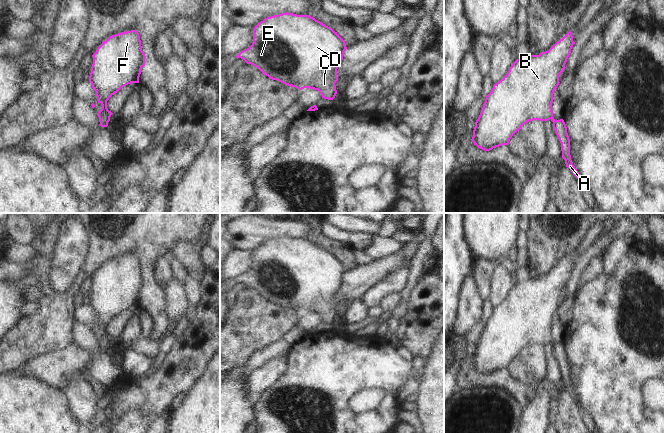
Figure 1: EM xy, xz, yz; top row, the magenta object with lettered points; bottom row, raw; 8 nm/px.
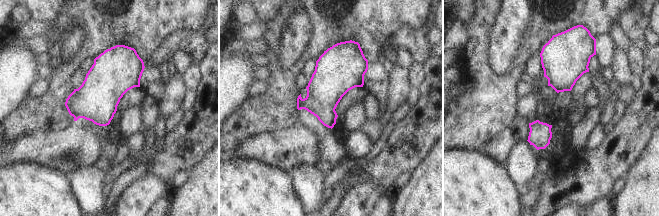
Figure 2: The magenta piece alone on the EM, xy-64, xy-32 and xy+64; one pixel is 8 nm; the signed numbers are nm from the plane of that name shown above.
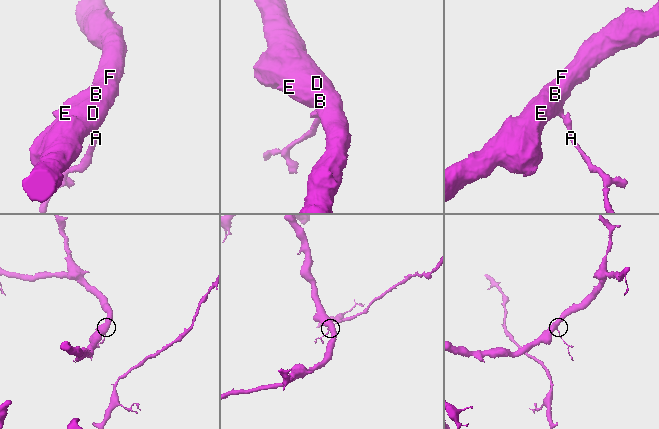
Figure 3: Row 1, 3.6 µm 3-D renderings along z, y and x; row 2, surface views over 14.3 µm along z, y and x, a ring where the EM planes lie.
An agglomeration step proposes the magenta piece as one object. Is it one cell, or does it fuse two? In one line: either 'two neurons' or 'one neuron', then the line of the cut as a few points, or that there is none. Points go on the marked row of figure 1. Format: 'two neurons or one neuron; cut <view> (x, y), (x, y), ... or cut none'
one neuron; cut none

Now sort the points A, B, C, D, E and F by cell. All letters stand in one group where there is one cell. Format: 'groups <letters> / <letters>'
groups A B C D E F

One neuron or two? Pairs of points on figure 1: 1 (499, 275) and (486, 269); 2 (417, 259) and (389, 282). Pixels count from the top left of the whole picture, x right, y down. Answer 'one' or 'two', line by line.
1: two
2: two

